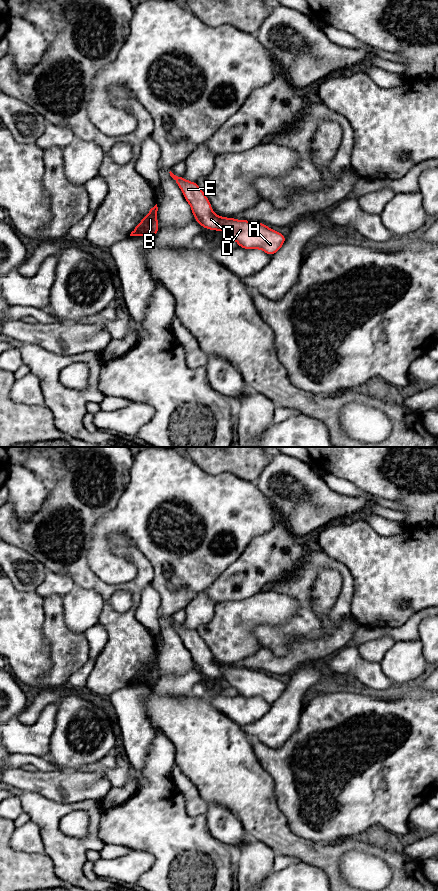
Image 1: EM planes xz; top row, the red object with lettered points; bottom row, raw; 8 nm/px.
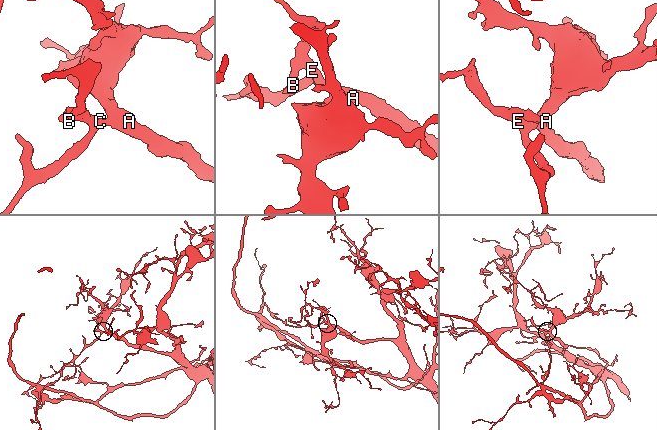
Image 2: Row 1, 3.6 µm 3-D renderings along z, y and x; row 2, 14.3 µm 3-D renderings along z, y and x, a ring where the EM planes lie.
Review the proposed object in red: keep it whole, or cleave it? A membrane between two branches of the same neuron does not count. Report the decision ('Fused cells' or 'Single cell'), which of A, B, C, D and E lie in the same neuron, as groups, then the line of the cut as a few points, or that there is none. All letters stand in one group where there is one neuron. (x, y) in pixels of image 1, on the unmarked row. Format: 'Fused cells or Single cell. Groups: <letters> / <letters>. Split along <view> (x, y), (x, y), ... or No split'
Single cell. Groups: A B C D E. No split

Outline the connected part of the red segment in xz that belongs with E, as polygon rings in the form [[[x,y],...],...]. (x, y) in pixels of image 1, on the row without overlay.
[[[171,619],[169,621],[191,654],[195,669],[202,676],[214,679],[225,678],[231,687],[238,691],[239,695],[248,698],[260,697],[269,704],[275,702],[283,694],[286,688],[285,683],[260,670],[237,668],[216,663],[207,644],[200,637],[197,630],[185,628],[183,624],[178,625]]]

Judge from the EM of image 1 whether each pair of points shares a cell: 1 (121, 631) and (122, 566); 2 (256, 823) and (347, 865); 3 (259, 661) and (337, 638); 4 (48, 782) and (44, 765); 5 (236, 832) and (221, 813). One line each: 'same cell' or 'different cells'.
1: different cells
2: different cells
3: same cell
4: different cells
5: same cell

